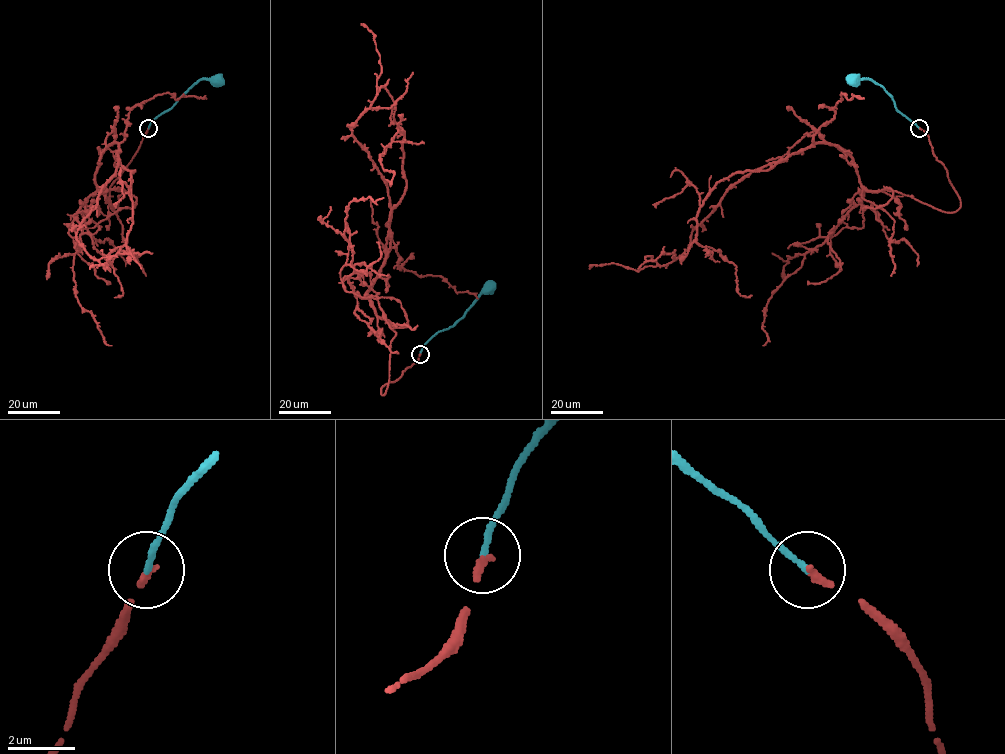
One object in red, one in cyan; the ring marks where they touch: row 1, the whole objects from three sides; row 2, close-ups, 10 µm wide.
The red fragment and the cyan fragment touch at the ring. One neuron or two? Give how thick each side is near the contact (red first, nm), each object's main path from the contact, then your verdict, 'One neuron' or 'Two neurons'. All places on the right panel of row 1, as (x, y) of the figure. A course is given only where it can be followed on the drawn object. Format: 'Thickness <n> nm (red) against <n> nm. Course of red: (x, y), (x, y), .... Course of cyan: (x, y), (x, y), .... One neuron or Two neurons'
Thickness 200 nm (red) against 170 nm. Course of red: (920, 128), (960, 199), (955, 211), (868, 190), (843, 150), (816, 143), (729, 189), (673, 261), (589, 269). Course of cyan: (920, 128), (896, 108), (892, 97), (881, 86), (868, 79), (858, 79), (854, 84), (853, 80). One neuron

